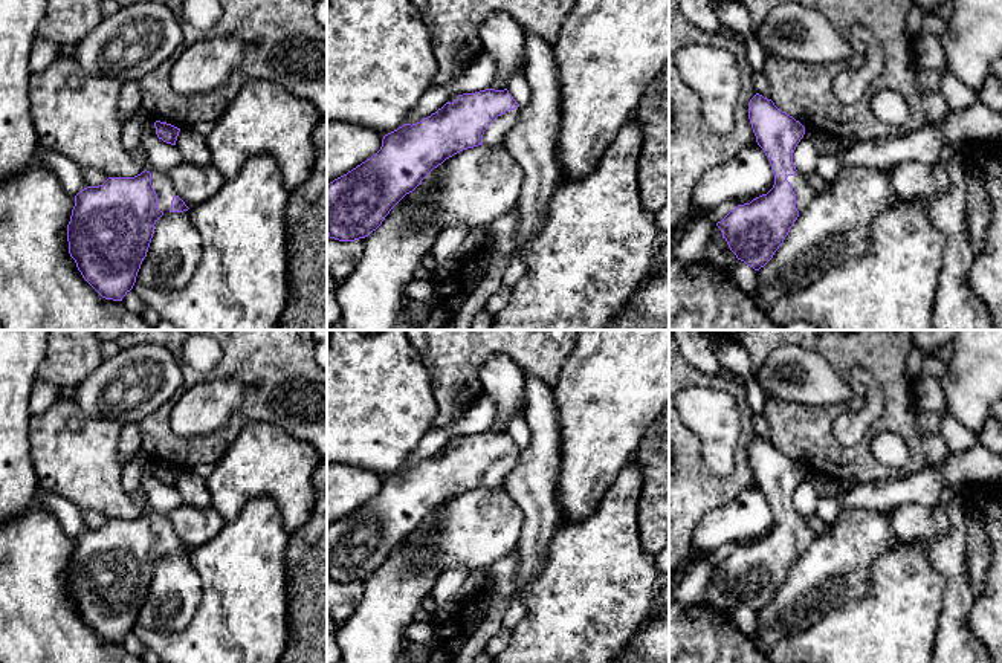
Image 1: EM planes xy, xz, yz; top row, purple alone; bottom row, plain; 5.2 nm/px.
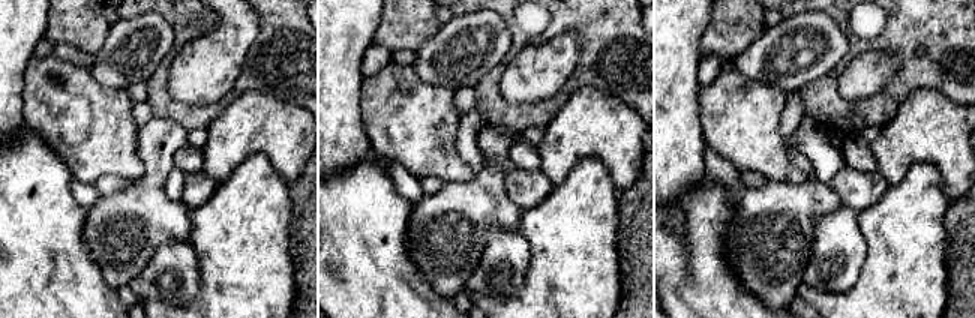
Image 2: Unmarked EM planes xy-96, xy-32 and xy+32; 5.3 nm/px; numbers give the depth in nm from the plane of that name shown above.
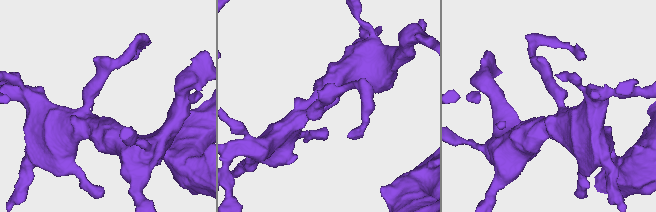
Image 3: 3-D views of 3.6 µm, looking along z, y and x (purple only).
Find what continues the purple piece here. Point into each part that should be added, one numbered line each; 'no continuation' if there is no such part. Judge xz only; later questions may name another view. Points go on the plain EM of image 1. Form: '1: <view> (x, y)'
1: xz (494, 477)

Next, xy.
1: xy (161, 524)

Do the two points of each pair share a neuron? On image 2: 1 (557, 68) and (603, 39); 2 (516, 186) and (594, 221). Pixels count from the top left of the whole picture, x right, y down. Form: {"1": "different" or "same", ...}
{"1": "different", "2": "different"}

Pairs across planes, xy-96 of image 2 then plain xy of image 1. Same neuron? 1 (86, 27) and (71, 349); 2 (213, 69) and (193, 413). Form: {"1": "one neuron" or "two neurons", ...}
{"1": "one neuron", "2": "one neuron"}

